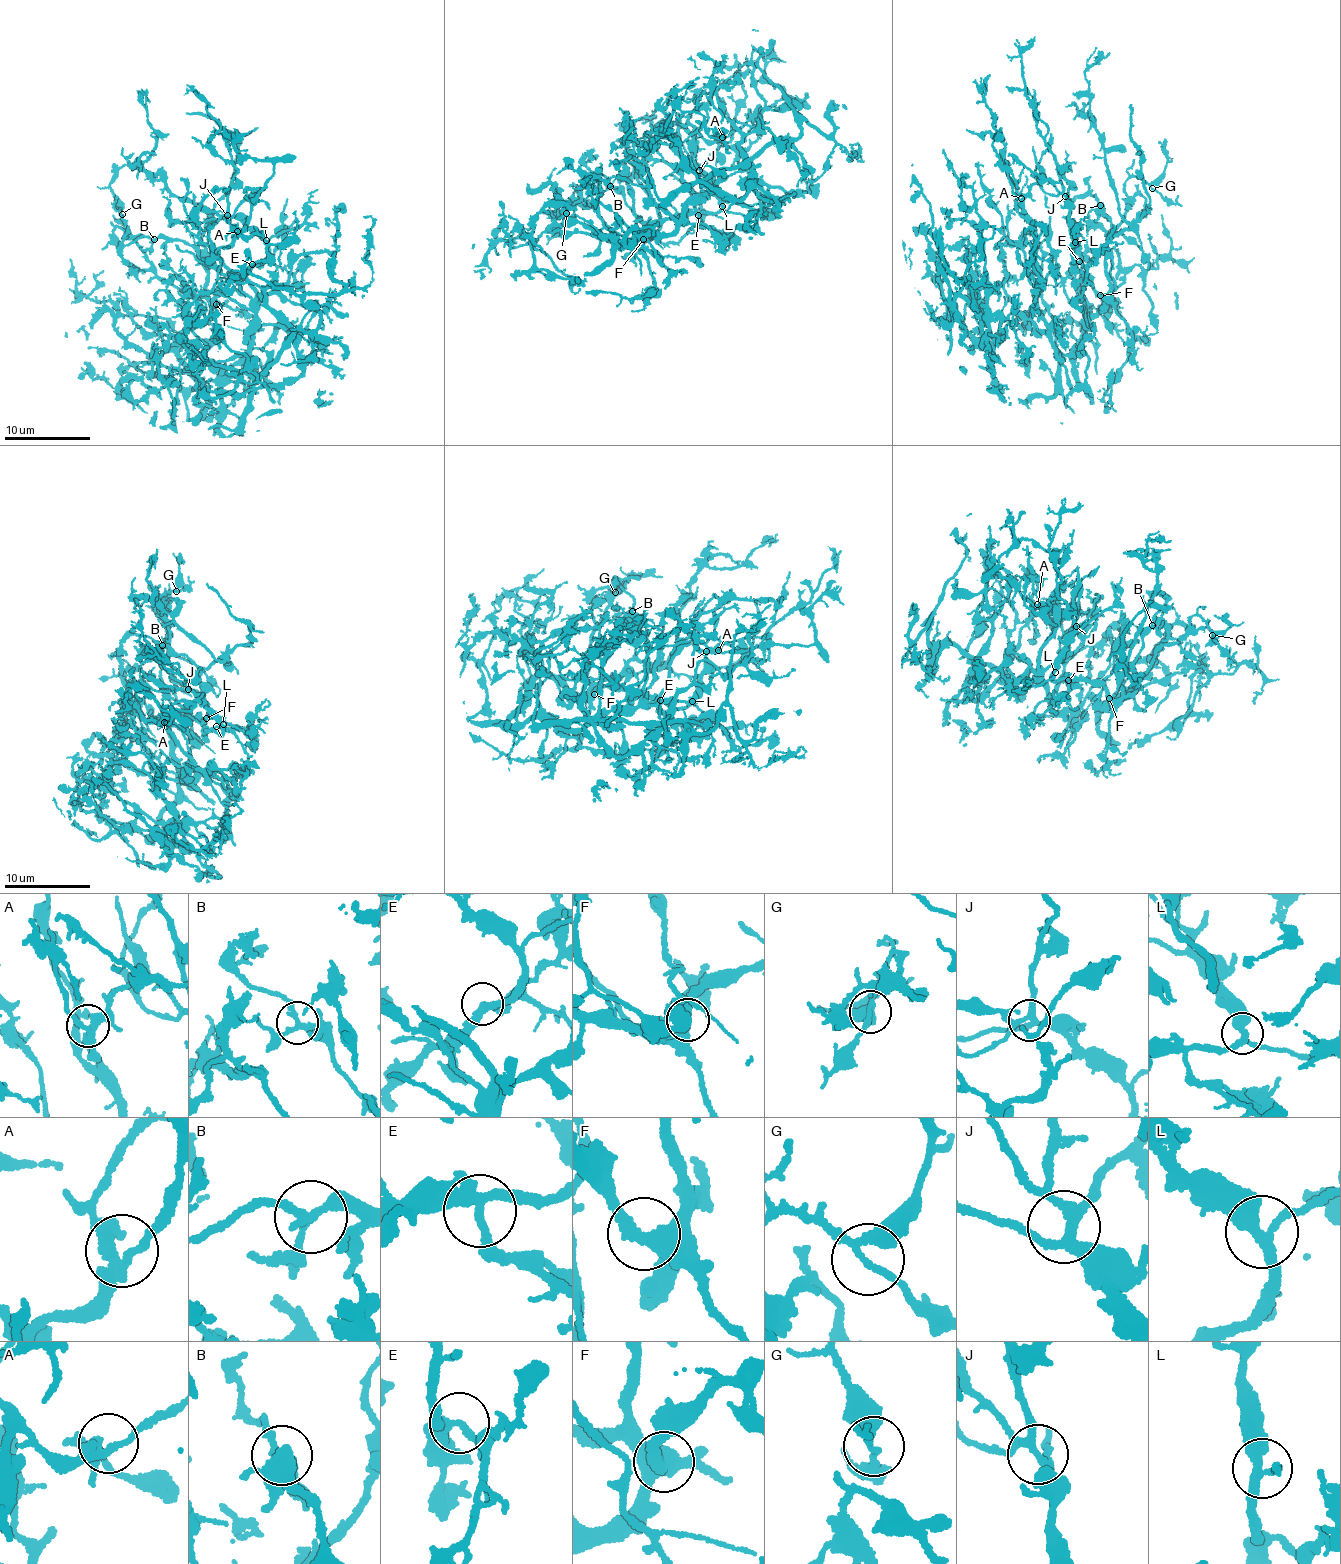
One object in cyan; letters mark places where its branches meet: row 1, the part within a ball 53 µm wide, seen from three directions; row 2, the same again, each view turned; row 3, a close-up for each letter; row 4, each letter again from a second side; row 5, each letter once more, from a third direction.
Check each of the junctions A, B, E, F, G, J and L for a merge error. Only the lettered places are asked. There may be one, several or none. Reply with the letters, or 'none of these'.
none of these

